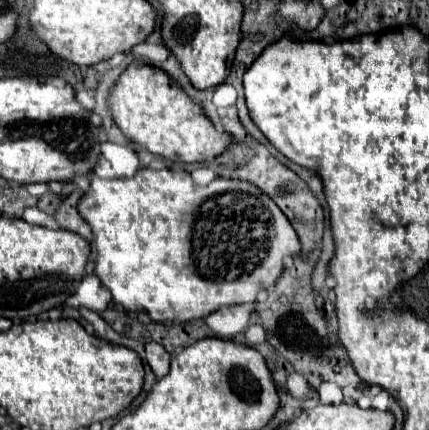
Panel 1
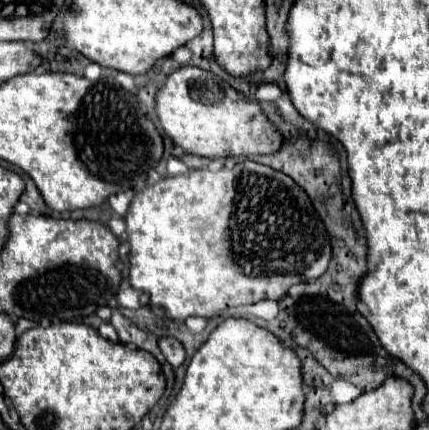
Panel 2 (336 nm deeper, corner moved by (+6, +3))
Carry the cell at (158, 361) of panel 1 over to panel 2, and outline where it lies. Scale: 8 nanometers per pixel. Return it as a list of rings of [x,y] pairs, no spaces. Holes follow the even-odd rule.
[[[160,337],[160,339],[158,339],[158,347],[160,347],[162,355],[166,357],[166,361],[168,361],[174,369],[184,363],[186,355],[184,355],[184,347],[182,347],[182,343],[180,343],[178,339],[174,339],[174,337]]]

